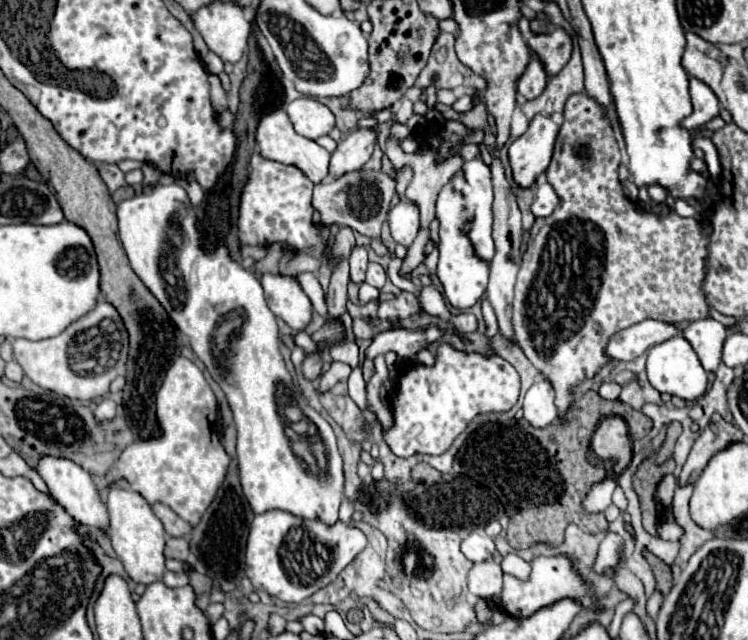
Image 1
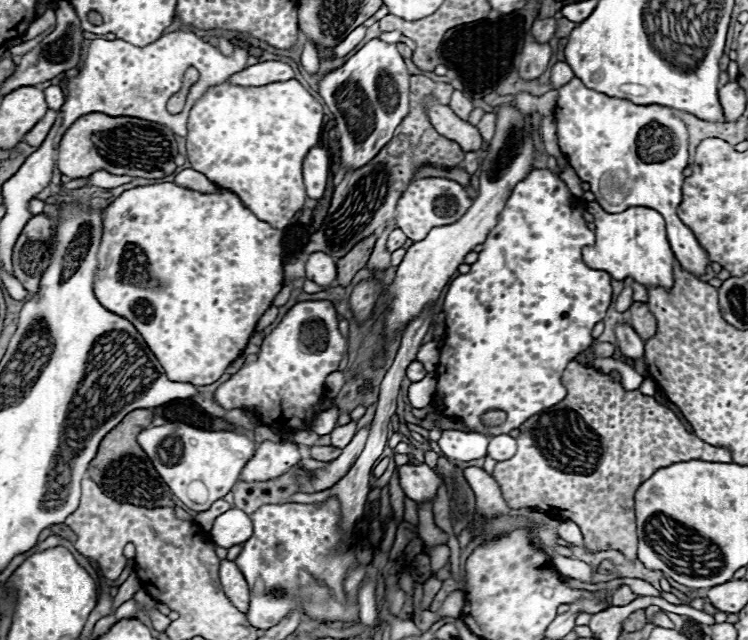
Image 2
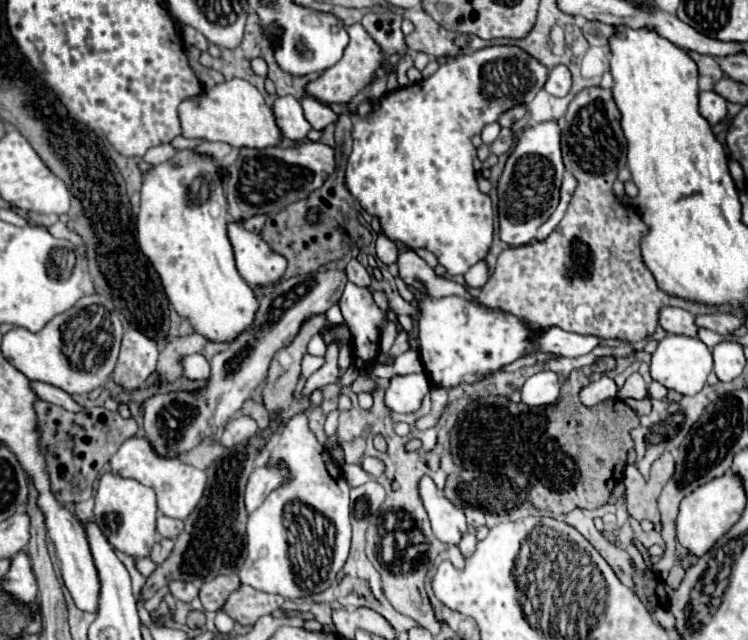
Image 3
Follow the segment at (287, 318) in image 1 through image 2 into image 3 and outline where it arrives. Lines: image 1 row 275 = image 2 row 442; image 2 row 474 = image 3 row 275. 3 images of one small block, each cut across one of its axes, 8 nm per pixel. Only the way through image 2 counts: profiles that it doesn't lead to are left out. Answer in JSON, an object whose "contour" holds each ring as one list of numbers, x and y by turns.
{"contour":[[228,222,228,238,234,248,238,274,252,284,278,282,286,270,286,258,270,250,270,246,254,232,244,230,240,222]]}

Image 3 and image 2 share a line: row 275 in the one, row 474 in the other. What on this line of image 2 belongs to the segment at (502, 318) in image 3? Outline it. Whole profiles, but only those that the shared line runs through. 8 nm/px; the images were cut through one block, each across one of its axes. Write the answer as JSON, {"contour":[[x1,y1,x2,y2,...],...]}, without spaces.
{"contour":[[426,464,400,466,400,486,406,492,406,496,412,498,414,502,432,500,440,484,442,484,442,478,438,478,438,474]]}

